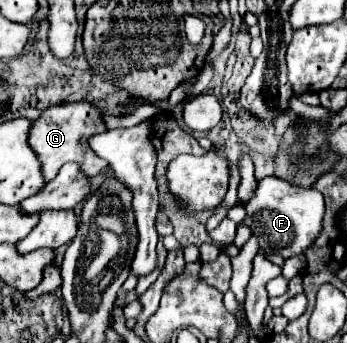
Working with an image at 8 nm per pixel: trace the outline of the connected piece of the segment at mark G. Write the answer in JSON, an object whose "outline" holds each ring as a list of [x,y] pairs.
{"outline":[[[64,102],[64,104],[48,106],[40,114],[40,118],[36,118],[32,122],[30,136],[28,136],[28,144],[38,154],[36,158],[40,158],[44,180],[46,182],[52,180],[58,174],[60,166],[66,164],[66,162],[76,162],[80,166],[82,174],[86,174],[86,176],[98,176],[100,170],[108,166],[108,162],[98,158],[88,148],[88,138],[92,134],[100,134],[104,130],[106,130],[106,124],[102,122],[100,110],[90,102]]]}

